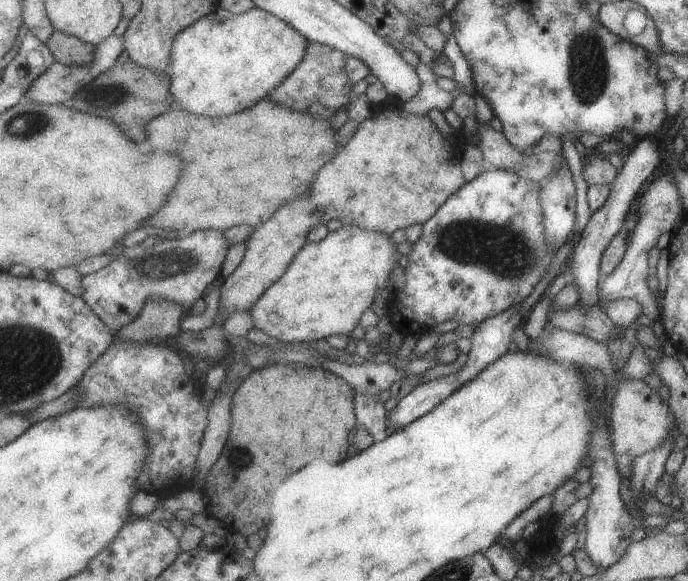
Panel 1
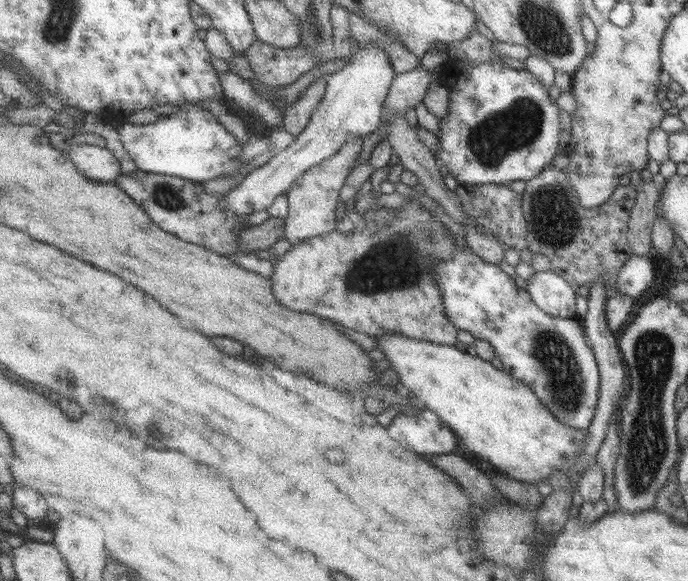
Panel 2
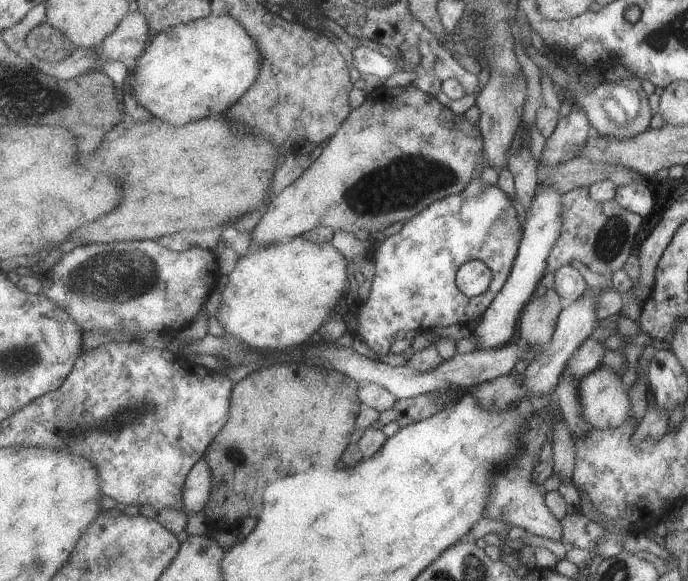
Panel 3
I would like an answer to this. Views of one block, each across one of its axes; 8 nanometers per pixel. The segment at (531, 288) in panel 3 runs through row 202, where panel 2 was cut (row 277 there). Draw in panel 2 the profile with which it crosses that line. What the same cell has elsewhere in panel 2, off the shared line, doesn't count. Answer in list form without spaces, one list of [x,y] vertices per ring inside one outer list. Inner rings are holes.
[[[535,271],[532,279],[528,281],[527,291],[546,314],[581,320],[576,313],[575,290],[562,276],[554,274],[554,271]]]

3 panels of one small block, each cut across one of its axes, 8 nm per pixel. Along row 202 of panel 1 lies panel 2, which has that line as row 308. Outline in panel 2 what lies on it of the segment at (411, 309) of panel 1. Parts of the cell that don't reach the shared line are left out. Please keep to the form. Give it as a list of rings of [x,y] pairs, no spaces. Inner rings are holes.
[[[456,247],[449,259],[434,267],[434,279],[443,297],[444,310],[458,330],[470,332],[475,339],[488,341],[501,360],[506,373],[522,381],[556,416],[562,425],[587,429],[592,424],[599,399],[599,366],[592,347],[588,346],[581,320],[555,317],[546,314],[532,299],[527,290],[516,286],[513,276],[502,271],[500,264],[486,262],[472,249]]]

